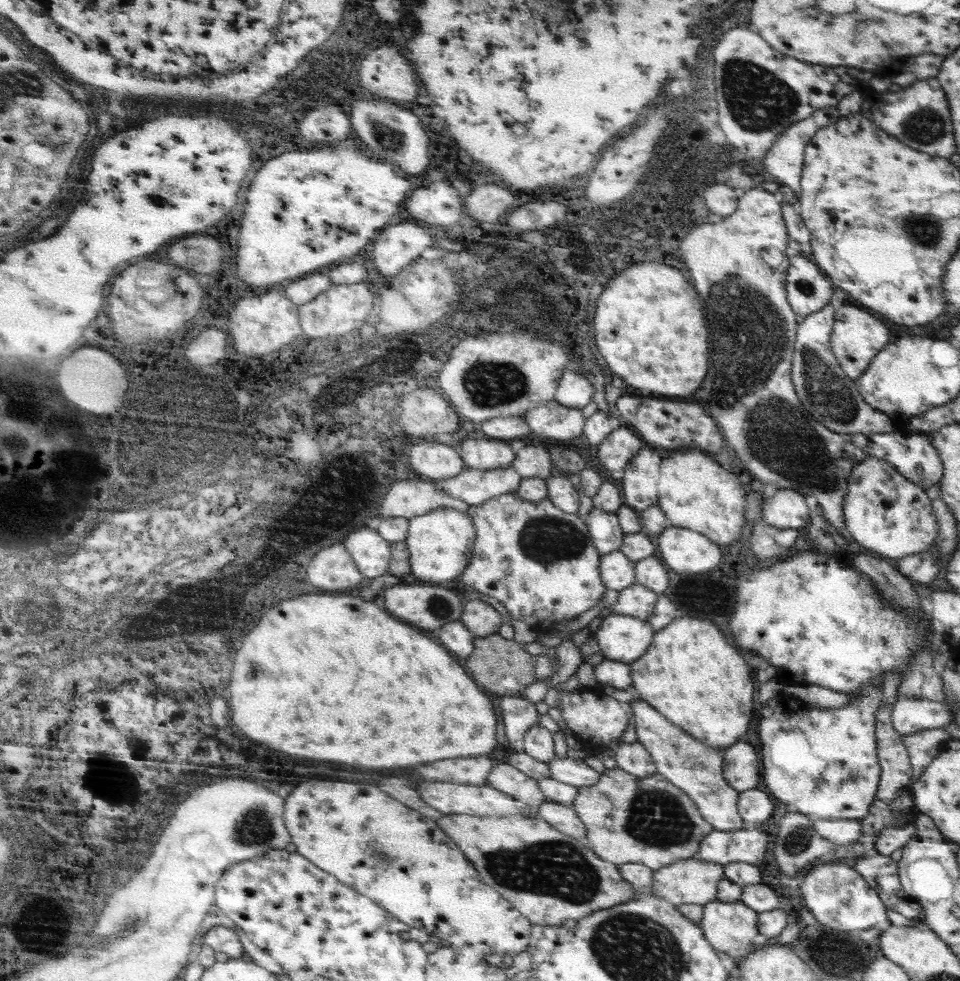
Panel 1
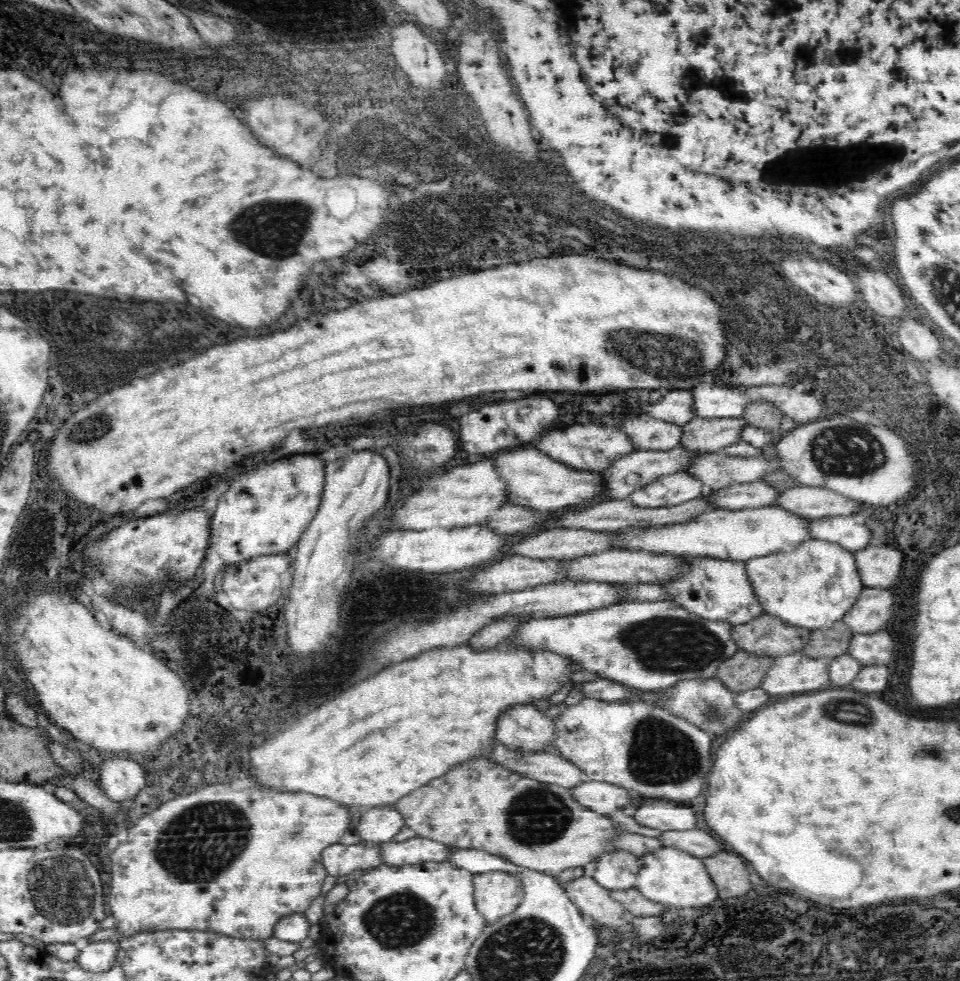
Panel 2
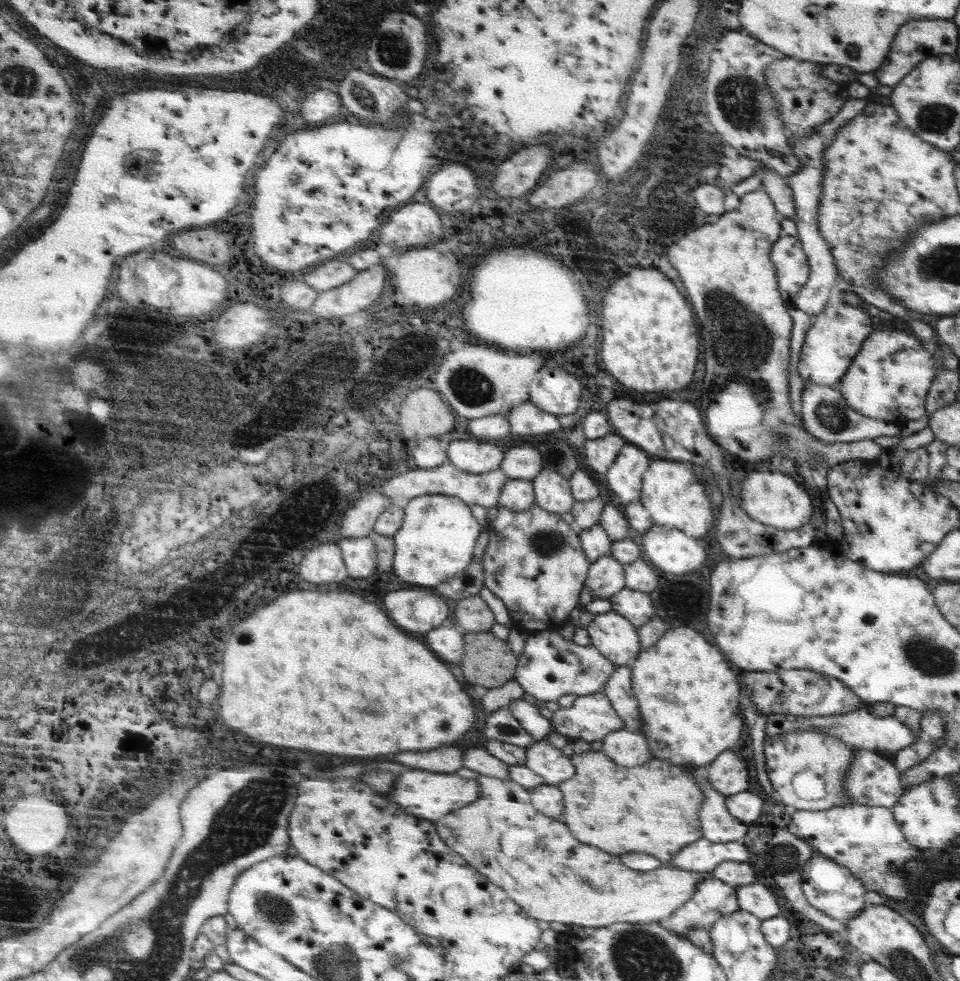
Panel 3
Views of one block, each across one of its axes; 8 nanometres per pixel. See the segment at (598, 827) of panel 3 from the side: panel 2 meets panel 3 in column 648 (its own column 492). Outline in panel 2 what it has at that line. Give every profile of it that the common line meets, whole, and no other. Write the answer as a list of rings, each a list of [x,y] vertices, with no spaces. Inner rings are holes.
[[[474,758],[456,764],[446,776],[428,782],[424,788],[410,792],[400,798],[394,808],[404,816],[408,828],[412,828],[420,838],[430,838],[450,848],[478,848],[514,862],[520,868],[532,868],[548,876],[560,876],[566,868],[586,866],[600,858],[604,852],[614,850],[612,842],[620,830],[610,822],[610,818],[580,806],[568,788],[558,784],[546,784],[522,774],[510,772],[504,766],[492,762],[490,758]]]

